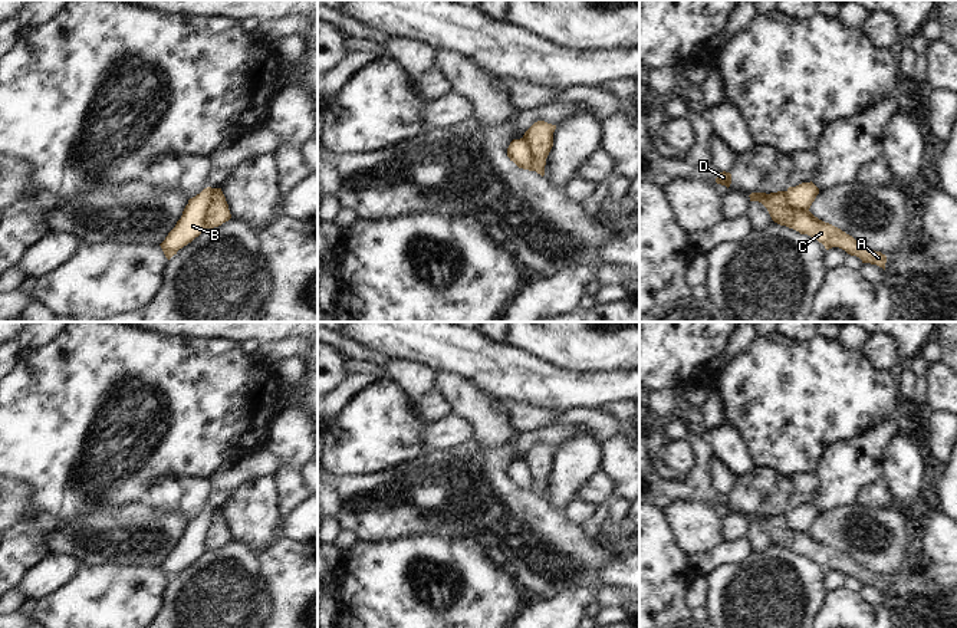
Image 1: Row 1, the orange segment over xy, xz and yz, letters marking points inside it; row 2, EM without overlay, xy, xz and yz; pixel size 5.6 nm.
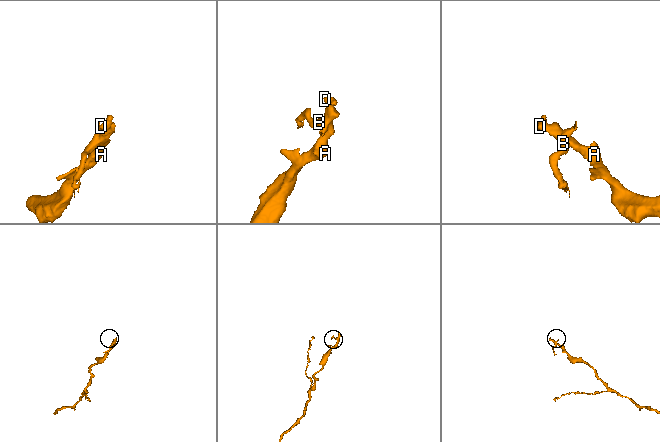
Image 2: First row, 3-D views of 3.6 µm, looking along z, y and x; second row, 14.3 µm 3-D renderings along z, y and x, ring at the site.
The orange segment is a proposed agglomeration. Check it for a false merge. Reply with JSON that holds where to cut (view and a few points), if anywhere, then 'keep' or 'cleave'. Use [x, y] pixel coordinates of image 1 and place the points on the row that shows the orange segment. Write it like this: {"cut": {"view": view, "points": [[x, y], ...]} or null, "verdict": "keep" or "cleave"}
{"cut": {"view": "xy", "points": [[213, 188], [206, 210], [204, 227]]}, "verdict": "cleave"}

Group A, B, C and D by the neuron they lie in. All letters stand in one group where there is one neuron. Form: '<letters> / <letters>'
A C D / B

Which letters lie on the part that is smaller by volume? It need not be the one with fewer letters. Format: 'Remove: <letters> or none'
Remove: B.

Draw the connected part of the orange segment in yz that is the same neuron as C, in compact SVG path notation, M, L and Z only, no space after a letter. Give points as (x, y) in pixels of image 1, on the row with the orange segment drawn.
M786 191L752 193L749 197L750 201L762 203L775 223L816 239L826 250L839 247L848 254L859 257L862 263L877 264L885 270L885 254L866 249L841 228L815 217L809 210L793 208Z

